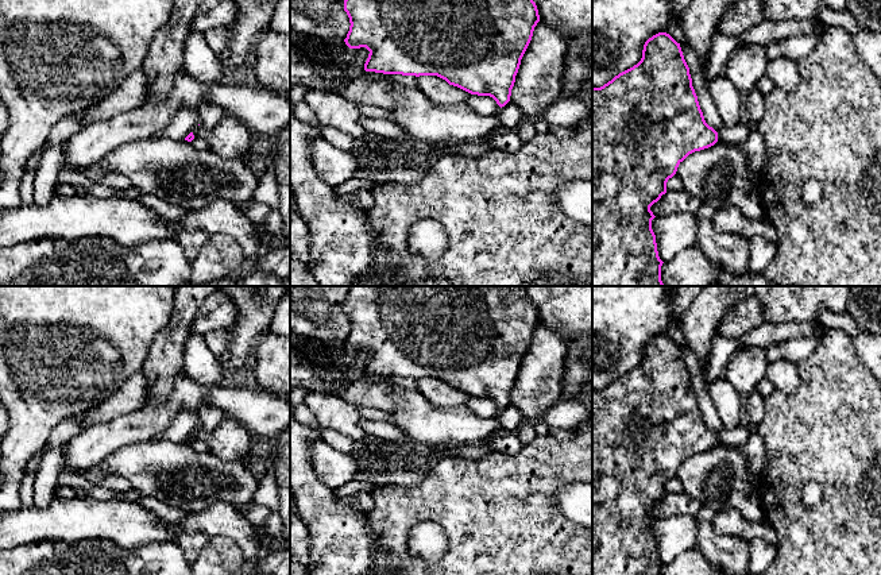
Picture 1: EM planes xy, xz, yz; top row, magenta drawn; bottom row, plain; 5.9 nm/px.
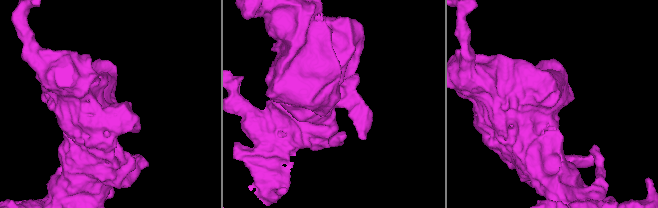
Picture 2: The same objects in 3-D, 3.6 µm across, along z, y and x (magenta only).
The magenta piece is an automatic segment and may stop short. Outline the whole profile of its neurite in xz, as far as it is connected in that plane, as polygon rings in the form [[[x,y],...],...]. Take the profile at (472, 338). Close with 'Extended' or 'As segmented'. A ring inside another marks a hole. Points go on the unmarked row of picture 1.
[[[351,286],[344,302],[344,313],[349,320],[349,333],[344,341],[349,351],[366,350],[370,356],[364,366],[366,374],[402,378],[437,378],[449,387],[471,397],[490,398],[502,410],[510,404],[521,362],[532,343],[534,329],[540,324],[536,305],[529,298],[526,286]]]. As segmented

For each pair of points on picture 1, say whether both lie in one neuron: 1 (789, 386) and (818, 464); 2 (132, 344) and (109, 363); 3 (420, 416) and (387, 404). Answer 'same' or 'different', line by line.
1: different
2: same
3: different

